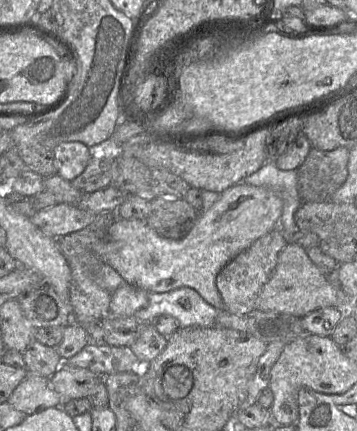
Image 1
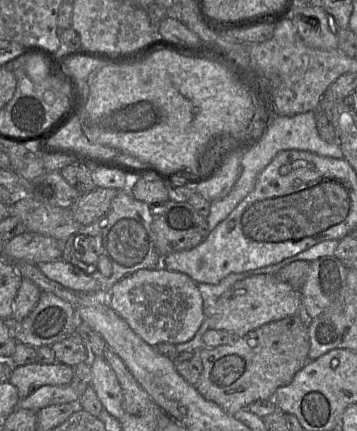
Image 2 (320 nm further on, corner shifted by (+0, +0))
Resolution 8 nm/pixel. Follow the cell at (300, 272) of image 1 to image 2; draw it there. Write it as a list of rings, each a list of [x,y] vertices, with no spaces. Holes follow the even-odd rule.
[[[260,274],[236,282],[206,310],[210,329],[224,330],[242,337],[270,322],[301,314],[302,303],[299,290],[281,282],[273,274]]]

